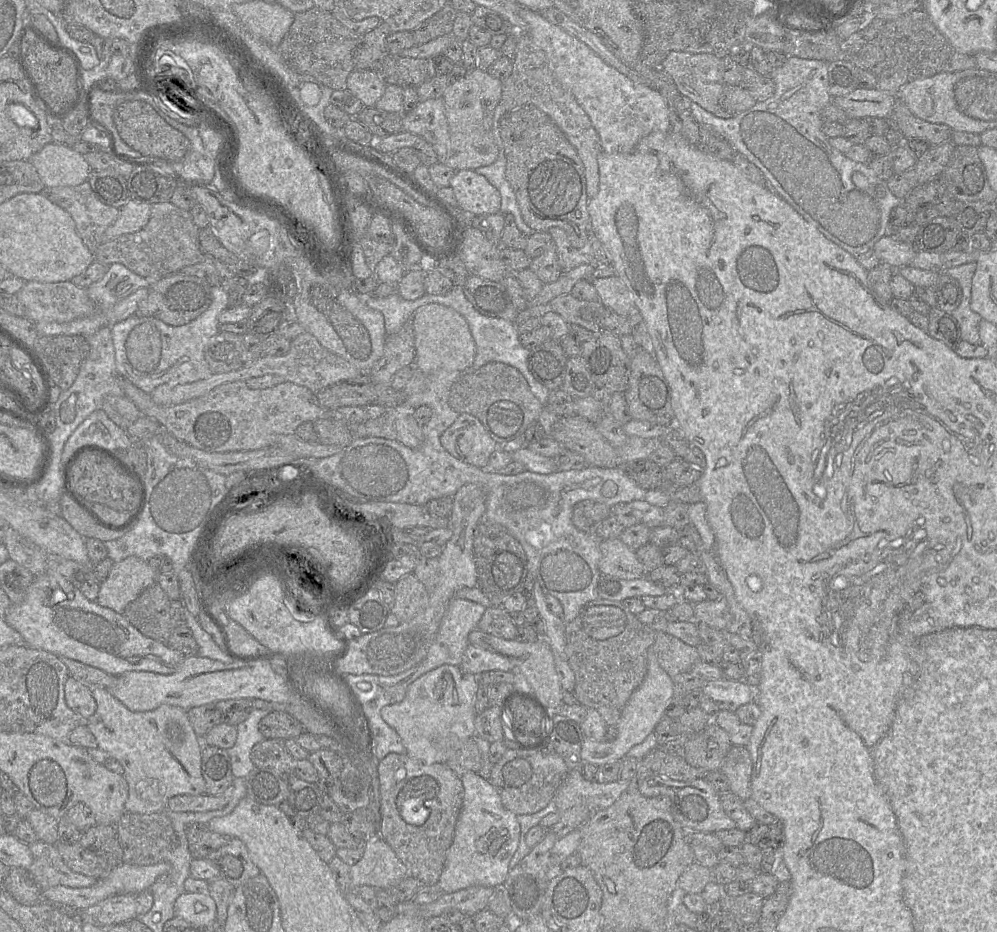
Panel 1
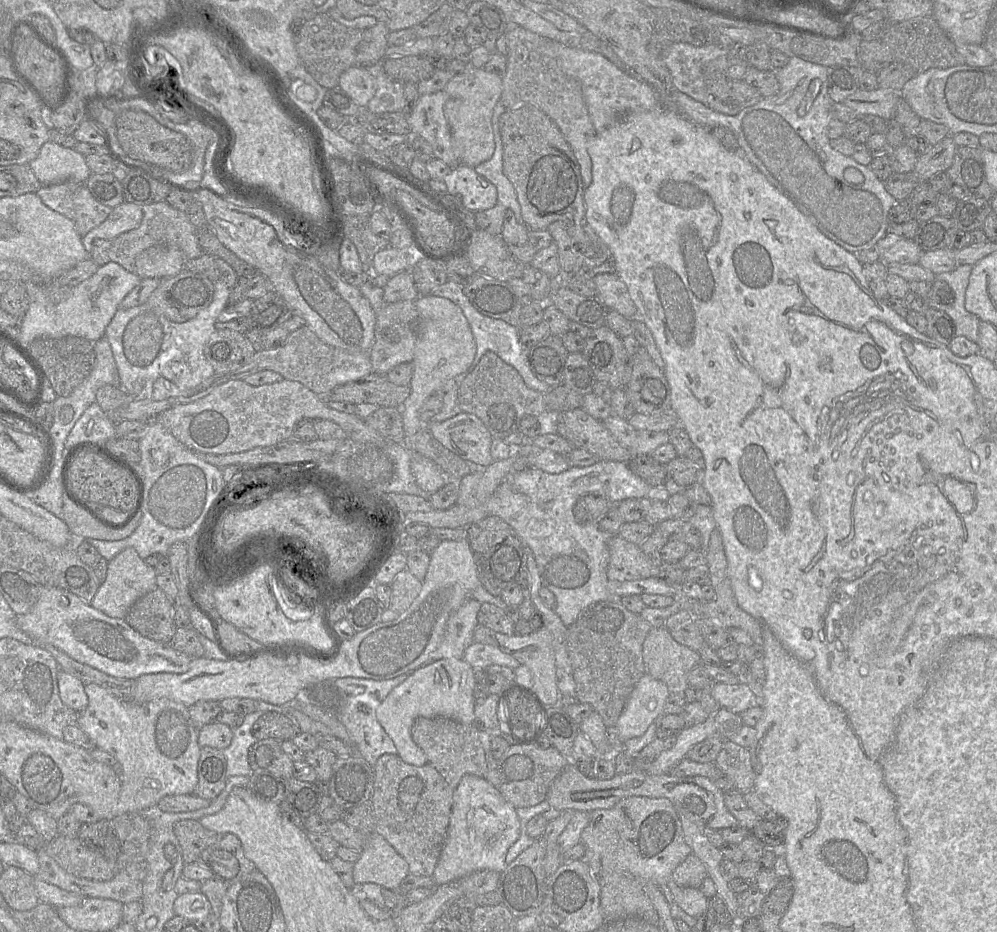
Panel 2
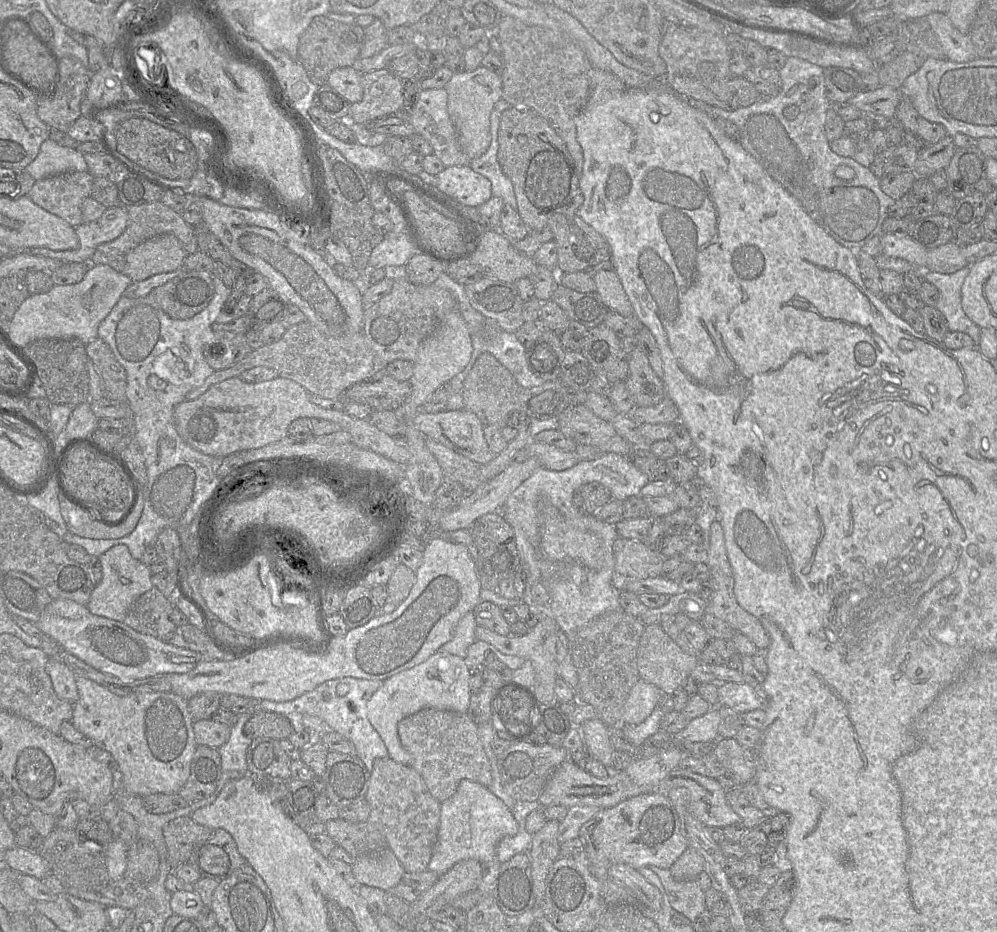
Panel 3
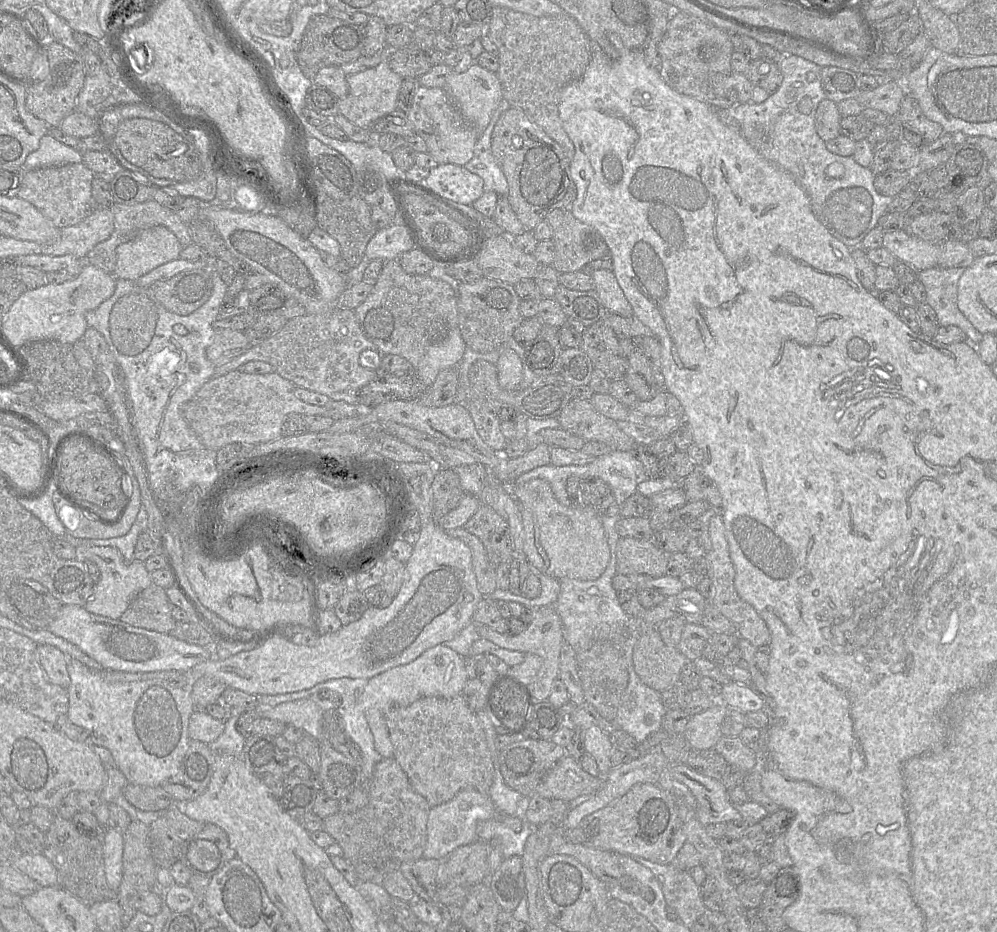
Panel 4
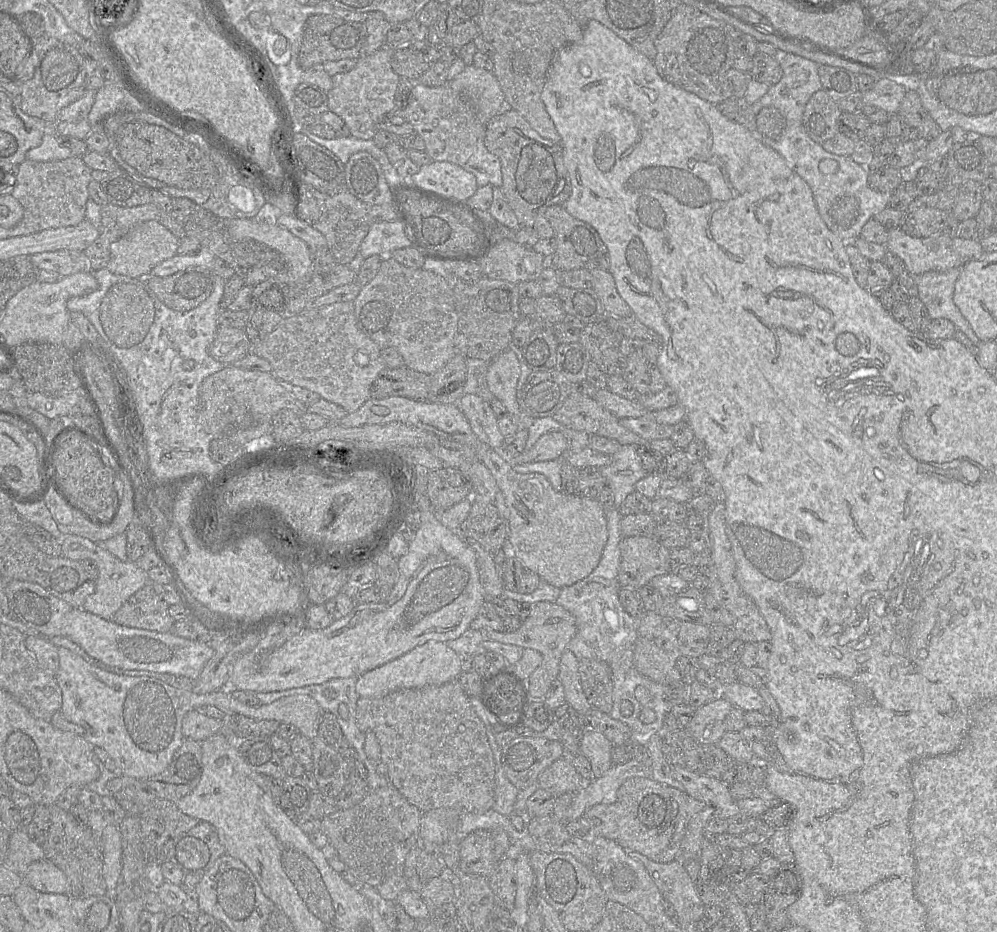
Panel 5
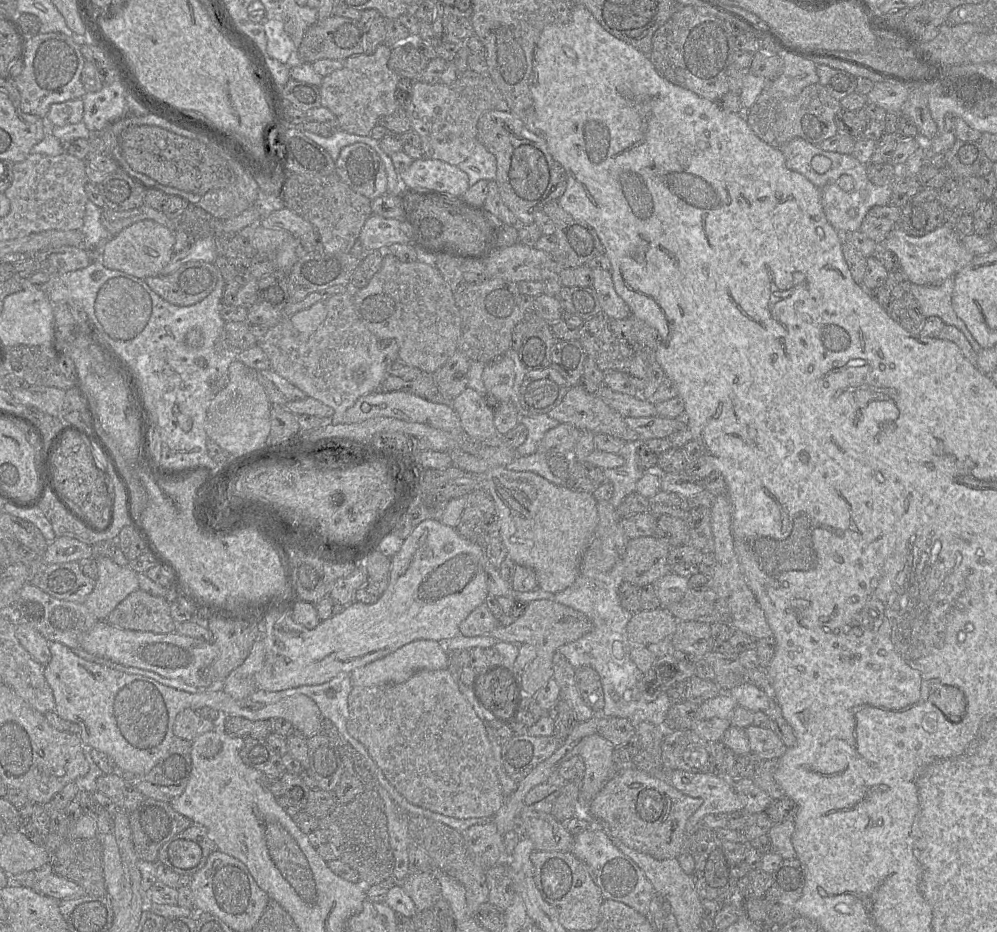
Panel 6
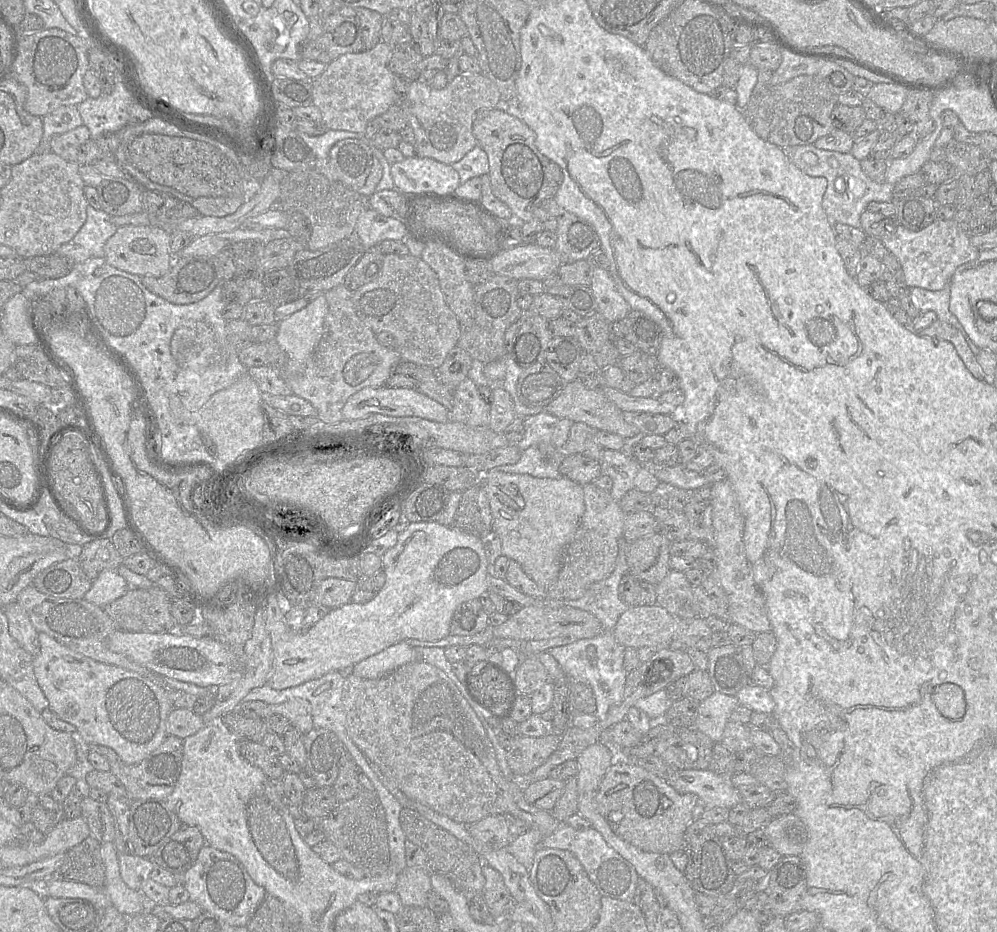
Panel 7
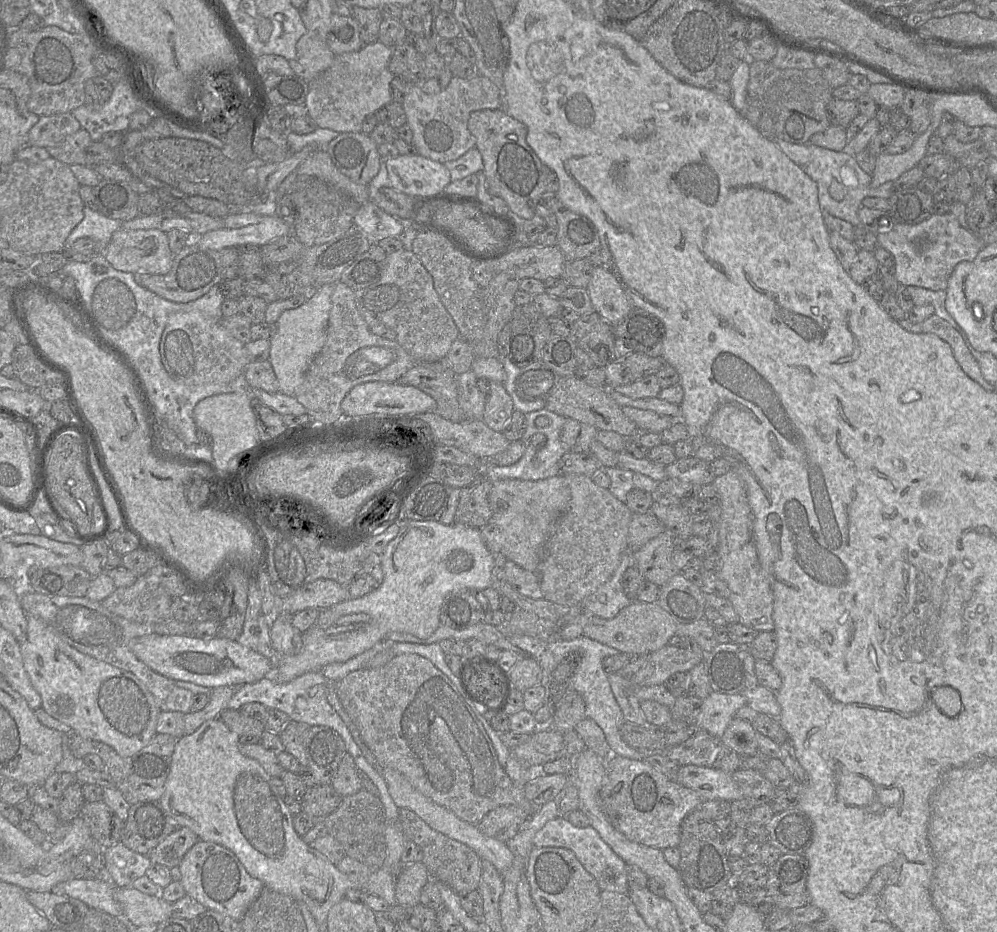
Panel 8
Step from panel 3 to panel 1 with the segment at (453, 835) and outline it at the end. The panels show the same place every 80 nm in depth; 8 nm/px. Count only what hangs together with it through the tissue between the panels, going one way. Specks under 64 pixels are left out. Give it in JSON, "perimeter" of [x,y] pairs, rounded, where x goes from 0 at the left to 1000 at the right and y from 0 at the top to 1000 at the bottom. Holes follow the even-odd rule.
{"perimeter":[[[473,827],[465,829],[462,837],[465,845],[464,862],[455,899],[438,946],[445,958],[471,951],[504,951],[512,935],[511,926],[522,900],[519,874],[505,864],[503,854],[491,838]]]}

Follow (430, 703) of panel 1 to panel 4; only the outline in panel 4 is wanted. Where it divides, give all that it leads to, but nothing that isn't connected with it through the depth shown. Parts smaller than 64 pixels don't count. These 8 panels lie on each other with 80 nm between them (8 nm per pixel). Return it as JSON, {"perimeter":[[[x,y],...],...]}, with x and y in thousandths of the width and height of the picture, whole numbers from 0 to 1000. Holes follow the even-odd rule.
{"perimeter":[[[439,691],[426,697],[421,704],[411,711],[389,718],[371,729],[362,745],[362,753],[370,781],[374,788],[375,802],[384,813],[394,813],[395,804],[390,790],[390,783],[385,766],[394,758],[409,758],[423,748],[453,749],[463,745],[469,730],[465,706],[445,691]]]}

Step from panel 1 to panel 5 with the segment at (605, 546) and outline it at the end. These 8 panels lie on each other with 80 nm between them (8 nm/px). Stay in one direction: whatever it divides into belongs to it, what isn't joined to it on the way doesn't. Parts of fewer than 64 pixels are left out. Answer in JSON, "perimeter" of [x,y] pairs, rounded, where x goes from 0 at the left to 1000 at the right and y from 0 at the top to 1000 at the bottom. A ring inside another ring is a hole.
{"perimeter":[[[625,576],[622,582],[622,606],[620,627],[622,631],[641,633],[652,623],[672,613],[672,590],[654,576]]]}

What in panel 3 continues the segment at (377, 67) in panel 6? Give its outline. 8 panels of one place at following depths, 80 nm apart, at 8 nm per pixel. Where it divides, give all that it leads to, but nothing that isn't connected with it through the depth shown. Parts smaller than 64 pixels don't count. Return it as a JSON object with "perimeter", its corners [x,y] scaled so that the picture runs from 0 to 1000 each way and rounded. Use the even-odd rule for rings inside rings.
{"perimeter":[[[388,73],[362,79],[363,106],[351,113],[348,129],[351,133],[366,133],[403,118],[403,86]]]}

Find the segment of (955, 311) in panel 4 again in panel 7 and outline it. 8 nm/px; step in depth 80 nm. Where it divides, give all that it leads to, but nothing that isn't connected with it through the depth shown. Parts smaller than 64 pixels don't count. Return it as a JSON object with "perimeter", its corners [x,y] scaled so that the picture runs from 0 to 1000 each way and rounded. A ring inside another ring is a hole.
{"perimeter":[[[952,306],[948,307],[946,310],[941,312],[933,312],[922,308],[913,308],[912,313],[914,315],[917,328],[919,328],[923,335],[938,335],[942,343],[953,348],[966,358],[975,378],[983,379],[984,374],[982,374],[973,365],[960,341],[952,333]]]}

